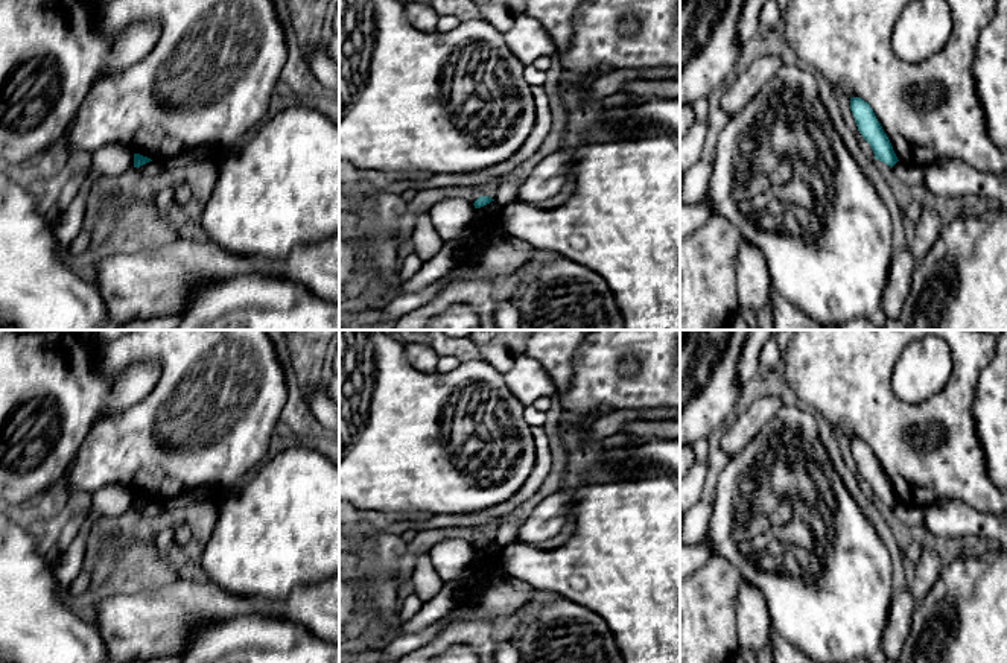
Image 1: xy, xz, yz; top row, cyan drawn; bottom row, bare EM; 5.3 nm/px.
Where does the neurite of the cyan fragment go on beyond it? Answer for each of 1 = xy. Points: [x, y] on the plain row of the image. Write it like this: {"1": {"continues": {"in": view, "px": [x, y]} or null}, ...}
{"1": {"continues": null}}

